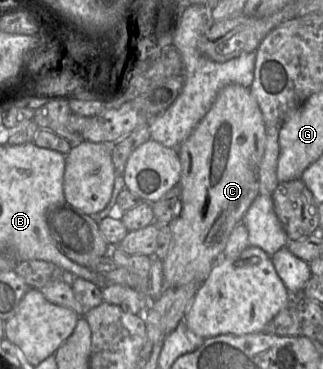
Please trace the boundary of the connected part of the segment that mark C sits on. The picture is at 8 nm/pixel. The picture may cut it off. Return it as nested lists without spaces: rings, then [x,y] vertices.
[[[239,84],[224,86],[211,108],[190,136],[177,148],[182,165],[180,215],[169,223],[171,241],[162,260],[164,289],[203,282],[213,265],[222,257],[233,229],[240,223],[259,196],[259,168],[266,142],[266,128],[260,107],[249,87]]]

